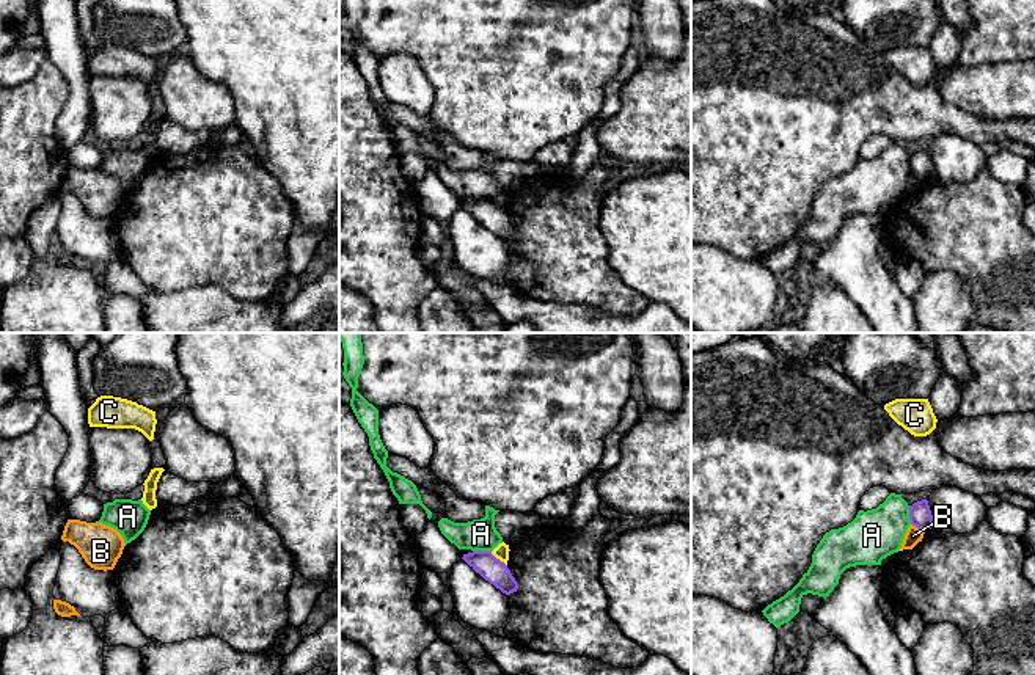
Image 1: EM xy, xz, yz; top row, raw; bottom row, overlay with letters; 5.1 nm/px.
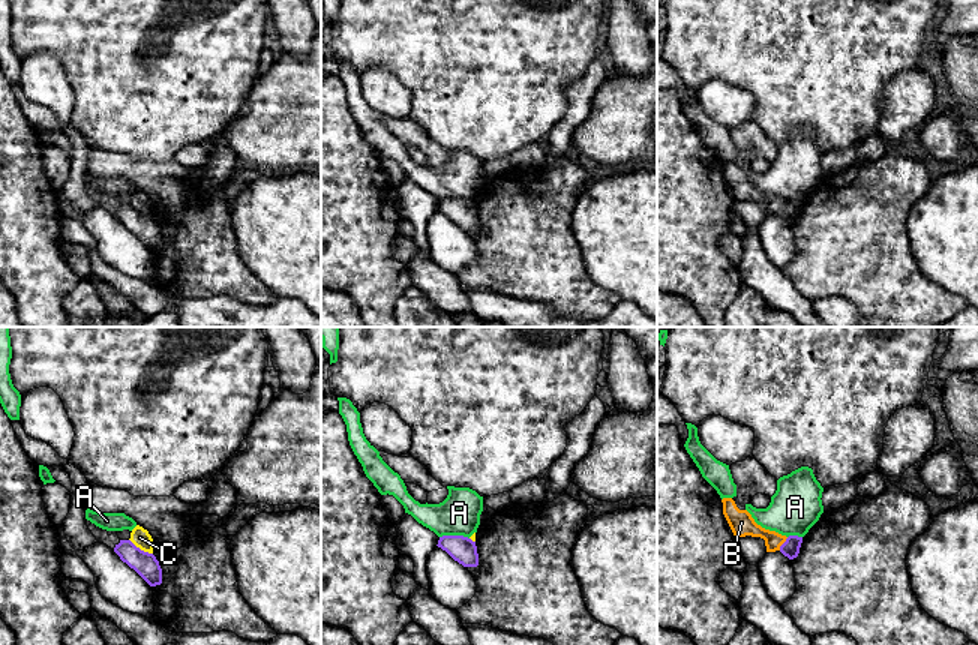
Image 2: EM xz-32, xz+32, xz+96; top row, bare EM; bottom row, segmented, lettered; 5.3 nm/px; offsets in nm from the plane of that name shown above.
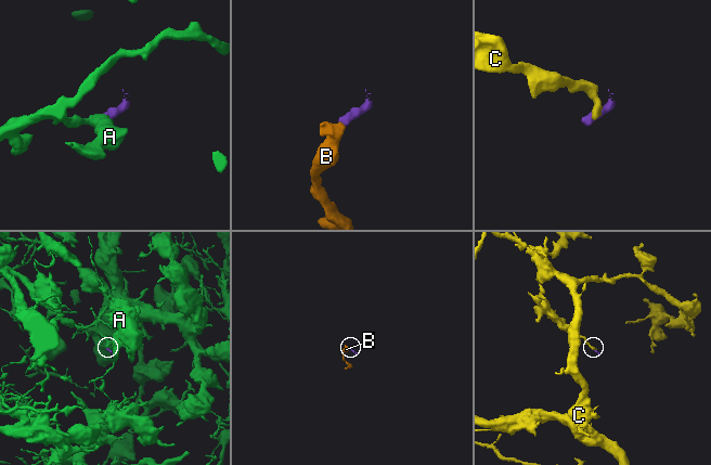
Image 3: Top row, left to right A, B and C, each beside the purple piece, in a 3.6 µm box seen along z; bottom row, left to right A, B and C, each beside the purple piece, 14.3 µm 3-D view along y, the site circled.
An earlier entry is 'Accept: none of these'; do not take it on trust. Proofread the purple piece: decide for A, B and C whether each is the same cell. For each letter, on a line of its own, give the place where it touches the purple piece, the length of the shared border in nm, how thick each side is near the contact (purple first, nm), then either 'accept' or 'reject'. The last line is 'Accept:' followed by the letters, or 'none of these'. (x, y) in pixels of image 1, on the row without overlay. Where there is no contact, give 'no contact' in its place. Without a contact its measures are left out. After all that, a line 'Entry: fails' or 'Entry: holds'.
A: contact xz (482, 200); length 100 nm; calibres 120 and 160 nm; reject
B: contact yz (917, 176); length 80 nm; calibres 120 and 90 nm; reject
C: contact xz (498, 207); length 120 nm; calibres 120 and 80 nm; reject
Accept: none of these
Entry: holds

